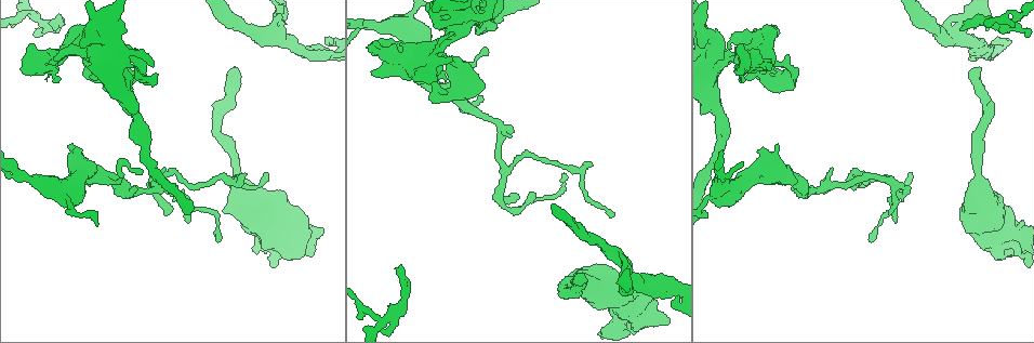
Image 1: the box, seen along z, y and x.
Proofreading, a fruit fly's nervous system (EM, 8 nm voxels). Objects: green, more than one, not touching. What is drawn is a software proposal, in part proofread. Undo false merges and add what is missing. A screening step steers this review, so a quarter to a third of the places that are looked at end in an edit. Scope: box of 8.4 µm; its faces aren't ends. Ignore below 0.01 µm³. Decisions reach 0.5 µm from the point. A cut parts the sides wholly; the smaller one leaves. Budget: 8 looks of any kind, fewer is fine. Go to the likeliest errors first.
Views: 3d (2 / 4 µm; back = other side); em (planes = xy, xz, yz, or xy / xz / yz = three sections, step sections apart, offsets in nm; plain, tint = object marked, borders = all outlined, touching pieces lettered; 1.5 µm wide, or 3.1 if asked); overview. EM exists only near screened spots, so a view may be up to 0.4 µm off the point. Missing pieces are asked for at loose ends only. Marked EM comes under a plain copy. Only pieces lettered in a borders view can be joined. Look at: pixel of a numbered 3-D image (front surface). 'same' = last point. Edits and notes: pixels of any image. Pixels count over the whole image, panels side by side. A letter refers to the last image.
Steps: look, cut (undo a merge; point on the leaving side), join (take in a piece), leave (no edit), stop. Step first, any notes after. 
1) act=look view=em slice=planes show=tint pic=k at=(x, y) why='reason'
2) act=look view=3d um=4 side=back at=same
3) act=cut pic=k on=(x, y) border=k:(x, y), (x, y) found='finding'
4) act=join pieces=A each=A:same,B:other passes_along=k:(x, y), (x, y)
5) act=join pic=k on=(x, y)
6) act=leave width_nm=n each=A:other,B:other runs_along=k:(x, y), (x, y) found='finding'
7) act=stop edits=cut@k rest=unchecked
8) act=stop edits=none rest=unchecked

act=look view=3d um=2 pic=1 at=(961, 29) why='free end'

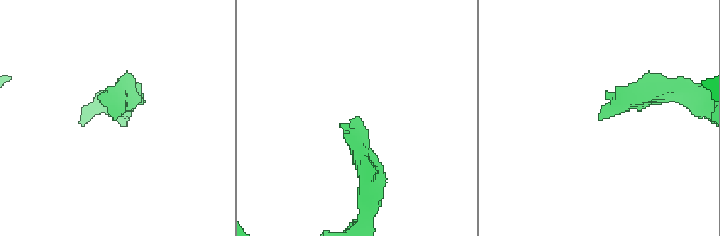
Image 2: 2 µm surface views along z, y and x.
act=look view=em slice=planes show=borders pic=2 at=(112, 114)

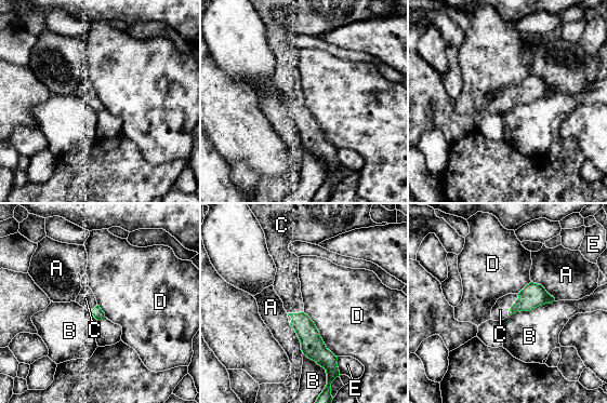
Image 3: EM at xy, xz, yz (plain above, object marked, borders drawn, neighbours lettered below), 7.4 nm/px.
act=join pieces=C each=A:other,B:other,C:same,D:other,E:other found='the neuron continues'

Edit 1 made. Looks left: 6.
act=look view=overview

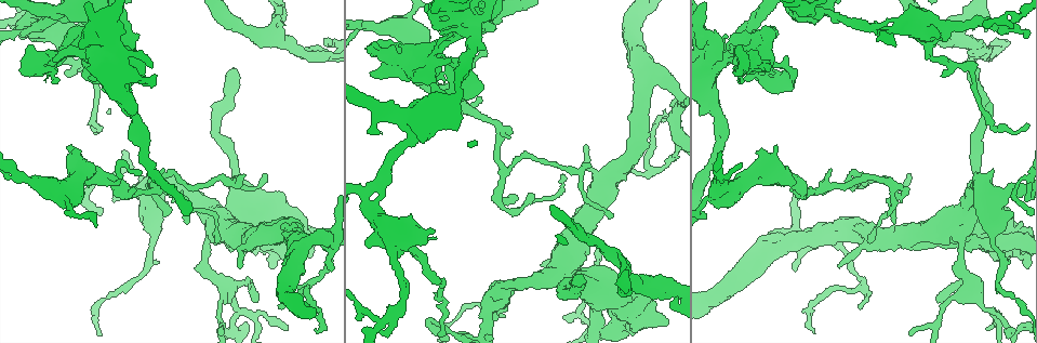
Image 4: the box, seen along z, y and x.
act=look view=3d um=2 pic=4 at=(70, 28) why='free end'

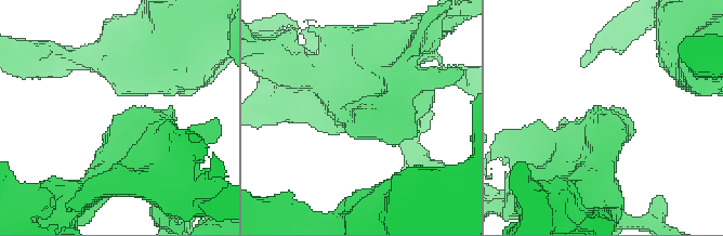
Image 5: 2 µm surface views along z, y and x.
act=look view=em slice=planes show=borders pic=5 at=(121, 115)

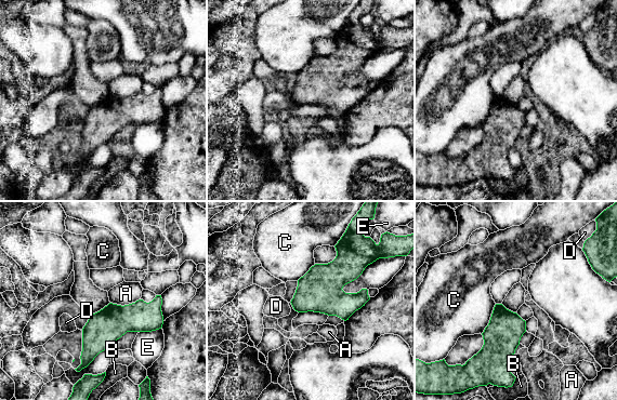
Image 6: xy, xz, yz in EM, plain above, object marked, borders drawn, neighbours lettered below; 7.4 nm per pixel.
act=leave width_nm=220 each=A:other,B:other,C:other,D:other,E:other border=6:(496, 304), (488, 324), (481, 333) found='no lettered piece goes on from it'

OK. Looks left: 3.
act=look view=3d um=4 side=back pic=4 at=(165, 216) why='free end'

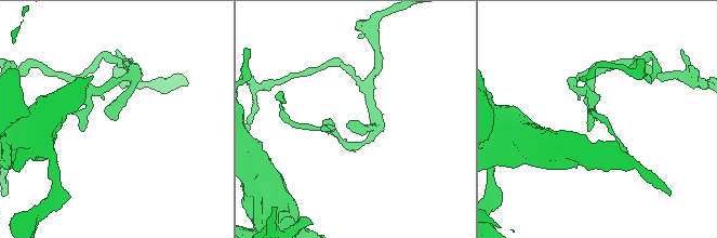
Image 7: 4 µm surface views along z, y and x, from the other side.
act=look view=em slice=xz step=4 show=tint pic=7 at=(597, 119)

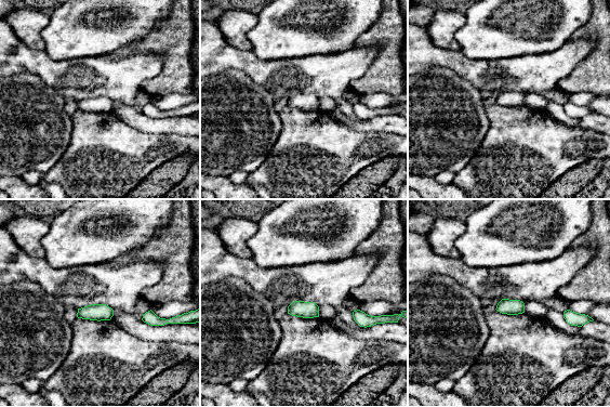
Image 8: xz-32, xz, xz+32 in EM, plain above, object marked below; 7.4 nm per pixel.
act=look view=em slice=xy step=4 show=borders at=same

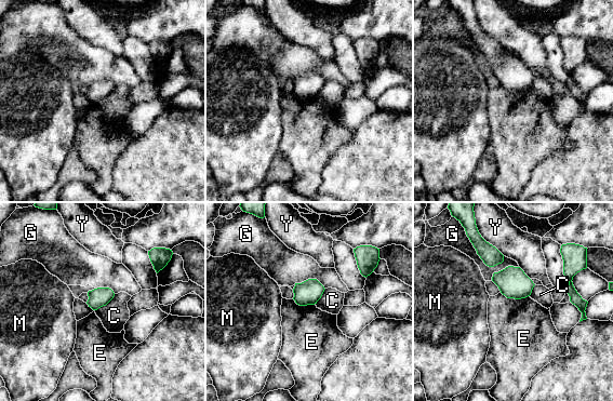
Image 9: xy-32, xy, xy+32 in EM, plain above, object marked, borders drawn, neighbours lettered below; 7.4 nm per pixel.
act=leave width_nm=140 each=C:other,E:other,G:other,M:other,Y:other border=9:(500, 292), (507, 297), (529, 296) found='none of them fits'

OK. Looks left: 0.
act=stop edits=join@3 rest=unchecked

